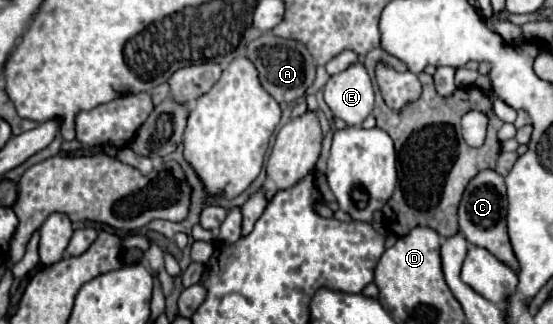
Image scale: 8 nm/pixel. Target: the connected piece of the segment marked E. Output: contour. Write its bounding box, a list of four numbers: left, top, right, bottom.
[324,63,374,125]

